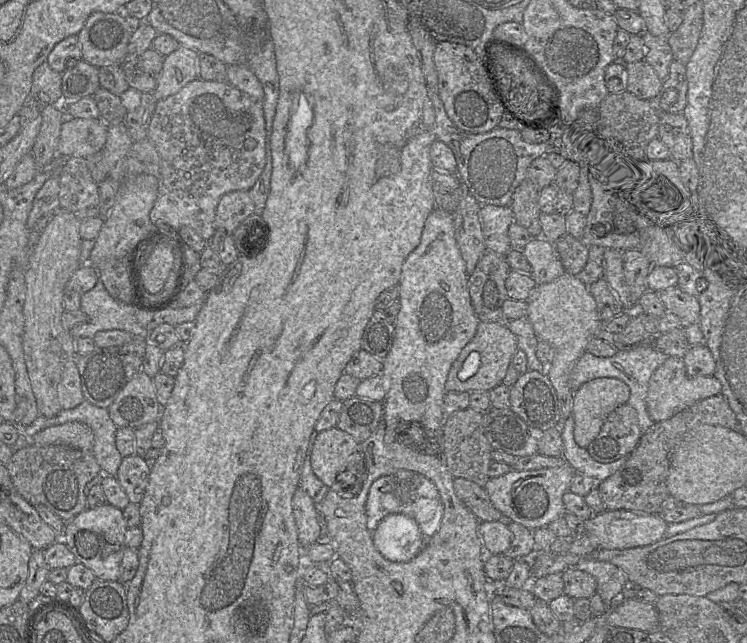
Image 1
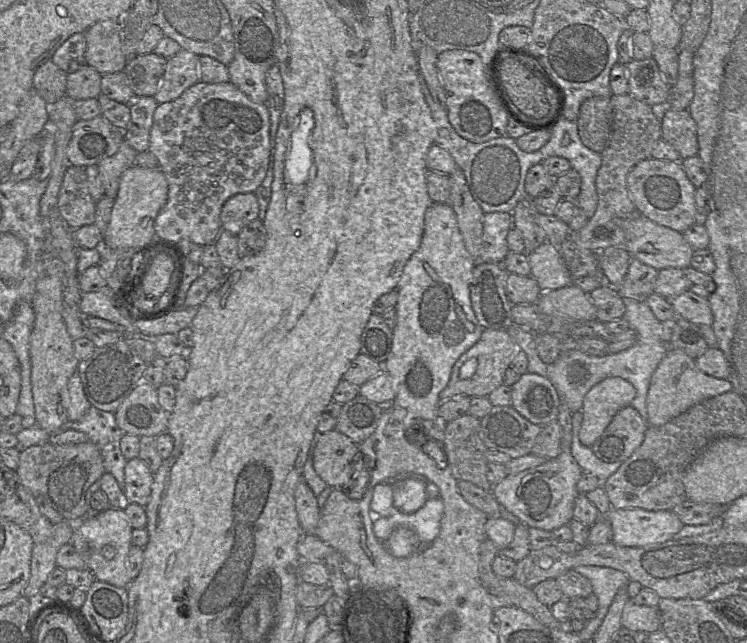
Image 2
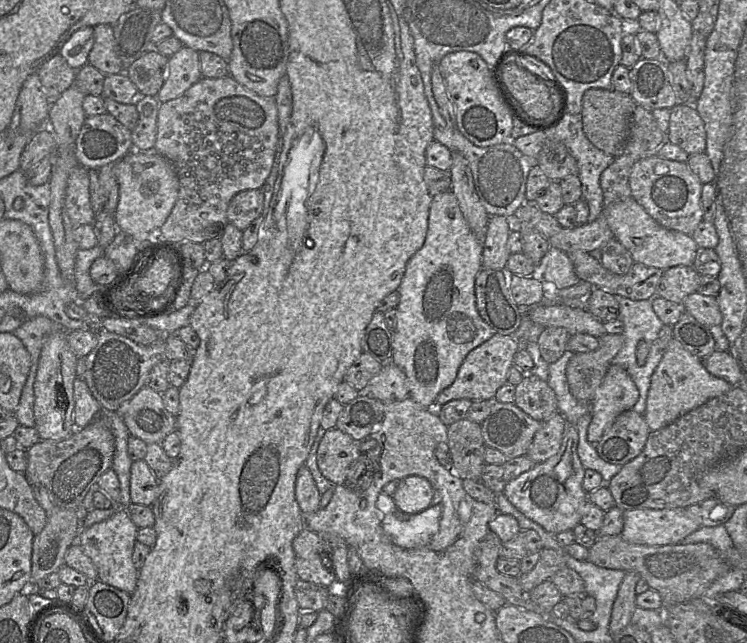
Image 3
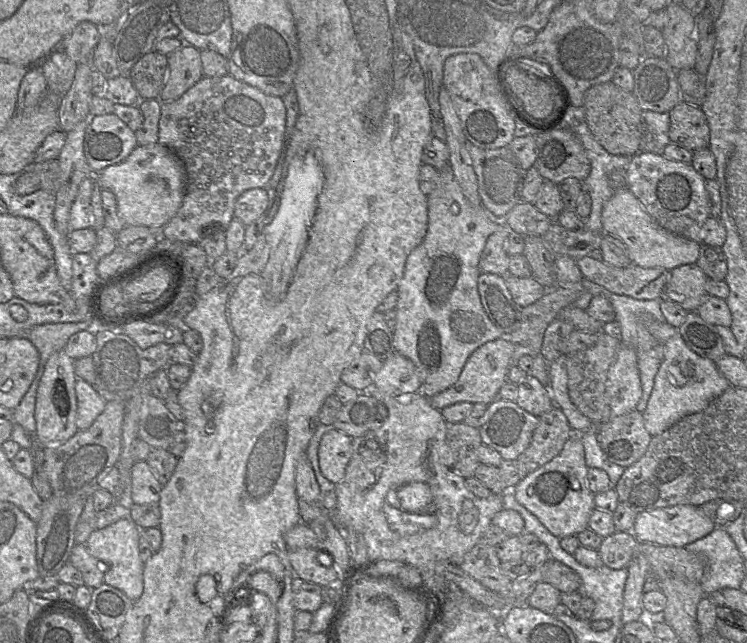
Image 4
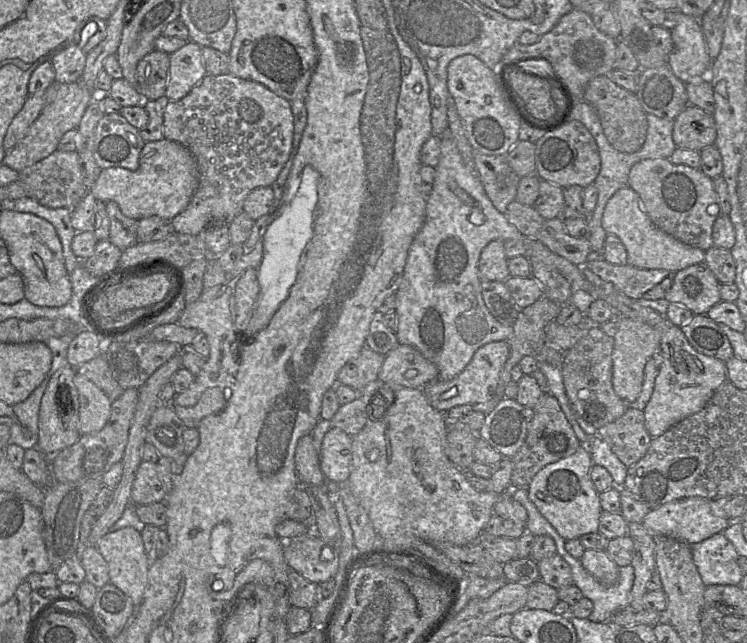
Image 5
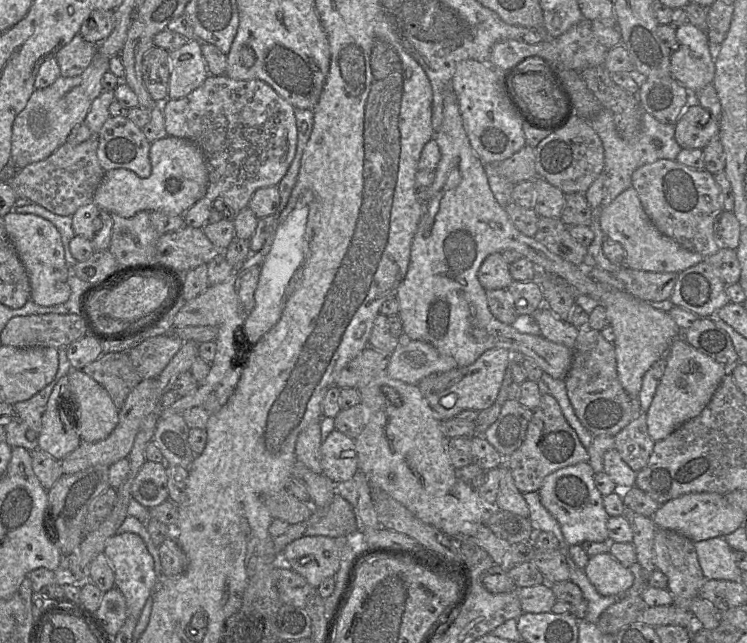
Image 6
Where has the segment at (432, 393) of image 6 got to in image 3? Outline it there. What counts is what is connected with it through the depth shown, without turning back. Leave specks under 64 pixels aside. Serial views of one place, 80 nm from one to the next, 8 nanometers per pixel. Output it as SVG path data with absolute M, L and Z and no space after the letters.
M494 333L491 338L467 354L459 367L454 382L436 397L435 406L442 406L451 400L463 398L471 401L495 401L497 390L507 382L509 369L514 363L514 356L519 348L520 346L513 336Z

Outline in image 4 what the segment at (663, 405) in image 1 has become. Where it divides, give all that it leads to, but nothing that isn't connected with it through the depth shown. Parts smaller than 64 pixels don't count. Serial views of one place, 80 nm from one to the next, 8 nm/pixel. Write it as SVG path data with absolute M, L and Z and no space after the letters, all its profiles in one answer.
M650 316L642 318L642 322L664 347L664 357L655 375L646 409L642 413L645 429L651 436L655 436L684 416L703 410L731 385L720 373L715 361L699 356L685 344L678 328Z

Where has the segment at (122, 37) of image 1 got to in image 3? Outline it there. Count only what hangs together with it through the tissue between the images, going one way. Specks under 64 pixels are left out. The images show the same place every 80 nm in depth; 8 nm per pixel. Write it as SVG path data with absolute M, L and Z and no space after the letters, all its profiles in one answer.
M99 24L93 29L94 43L88 55L88 64L105 76L124 72L114 48L113 25Z

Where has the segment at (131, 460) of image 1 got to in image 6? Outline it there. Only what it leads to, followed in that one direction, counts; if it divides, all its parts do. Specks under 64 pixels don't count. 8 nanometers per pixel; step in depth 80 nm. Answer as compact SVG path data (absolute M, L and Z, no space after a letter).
M145 461L131 486L133 499L142 506L153 508L169 499L165 462Z

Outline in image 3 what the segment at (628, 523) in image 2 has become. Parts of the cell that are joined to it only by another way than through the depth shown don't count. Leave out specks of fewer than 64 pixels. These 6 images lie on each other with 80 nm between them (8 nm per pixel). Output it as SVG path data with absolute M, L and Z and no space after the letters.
M686 507L668 509L637 509L623 512L621 537L632 544L663 546L681 543L689 534L700 528L686 512Z

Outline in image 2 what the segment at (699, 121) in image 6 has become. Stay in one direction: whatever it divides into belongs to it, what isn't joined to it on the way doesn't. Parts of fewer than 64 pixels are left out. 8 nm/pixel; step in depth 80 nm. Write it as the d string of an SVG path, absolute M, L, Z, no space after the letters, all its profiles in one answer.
M688 109L668 110L661 126L662 140L669 143L683 160L698 155L697 125Z

